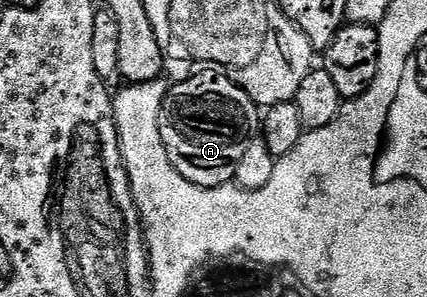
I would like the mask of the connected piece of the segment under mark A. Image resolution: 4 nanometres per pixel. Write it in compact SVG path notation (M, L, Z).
M209 67L197 71L194 77L168 86L157 126L169 162L191 183L204 189L214 189L233 181L250 137L259 125L259 107L228 75Z

